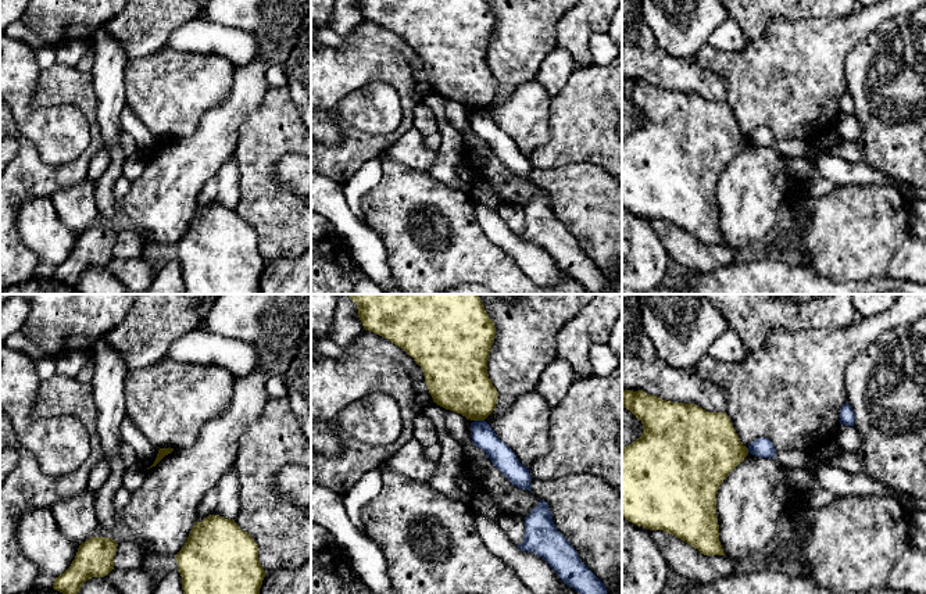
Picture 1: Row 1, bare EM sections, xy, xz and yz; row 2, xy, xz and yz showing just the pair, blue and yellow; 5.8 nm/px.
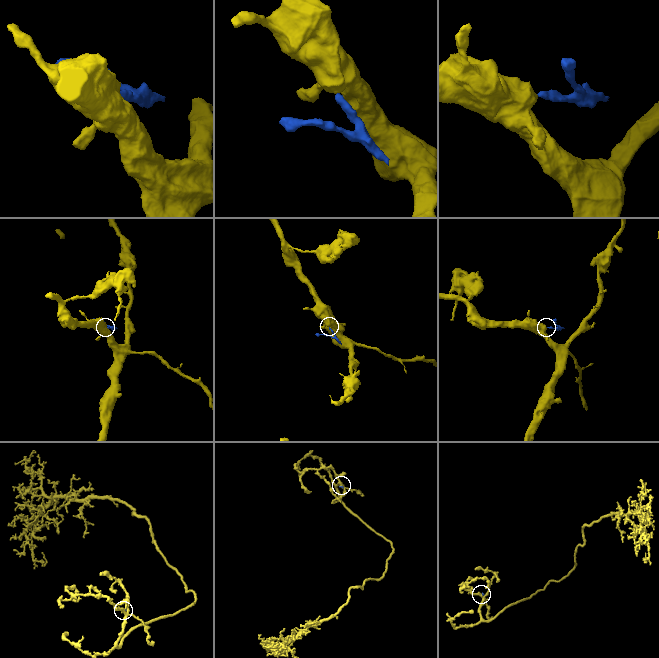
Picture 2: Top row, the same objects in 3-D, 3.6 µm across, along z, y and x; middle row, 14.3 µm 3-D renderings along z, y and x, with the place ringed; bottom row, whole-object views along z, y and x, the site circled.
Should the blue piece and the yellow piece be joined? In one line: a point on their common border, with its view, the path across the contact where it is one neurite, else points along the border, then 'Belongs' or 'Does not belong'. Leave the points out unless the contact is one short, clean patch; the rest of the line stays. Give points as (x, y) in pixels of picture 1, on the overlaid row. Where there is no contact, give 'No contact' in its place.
Touches blue at xz (479, 421). Boundary: xz (475, 419), (483, 421). Does not belong

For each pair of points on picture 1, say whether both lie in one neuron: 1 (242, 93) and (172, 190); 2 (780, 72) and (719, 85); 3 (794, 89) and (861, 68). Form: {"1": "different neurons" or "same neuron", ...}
{"1": "same neuron", "2": "different neurons", "3": "different neurons"}

